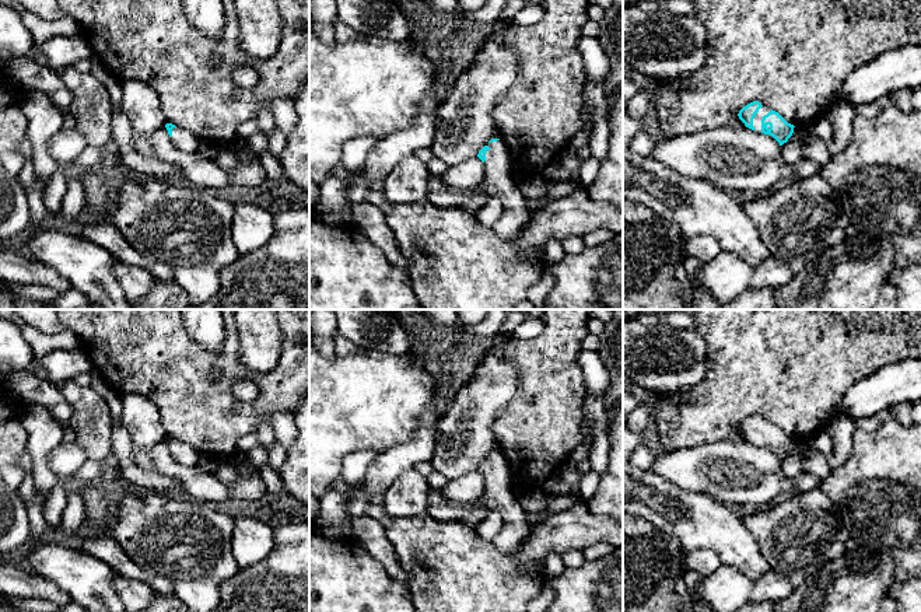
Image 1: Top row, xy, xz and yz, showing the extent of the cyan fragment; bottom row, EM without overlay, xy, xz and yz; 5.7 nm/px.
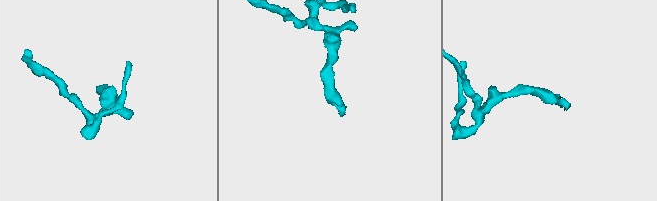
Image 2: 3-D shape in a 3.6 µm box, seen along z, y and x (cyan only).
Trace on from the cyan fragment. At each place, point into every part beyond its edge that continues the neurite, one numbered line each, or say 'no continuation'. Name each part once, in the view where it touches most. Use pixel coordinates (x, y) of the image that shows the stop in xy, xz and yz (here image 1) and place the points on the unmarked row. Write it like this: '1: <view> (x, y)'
1: xz (497, 496)

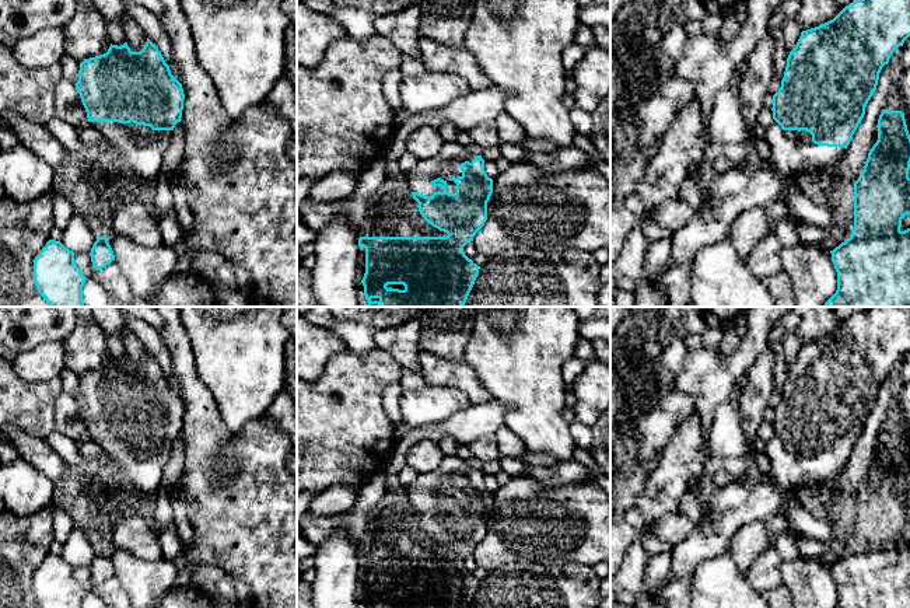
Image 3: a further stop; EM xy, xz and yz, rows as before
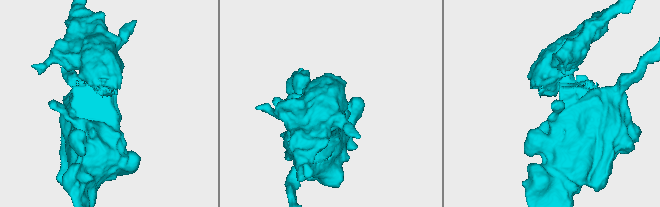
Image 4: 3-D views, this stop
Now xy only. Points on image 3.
1: xy (143, 463)

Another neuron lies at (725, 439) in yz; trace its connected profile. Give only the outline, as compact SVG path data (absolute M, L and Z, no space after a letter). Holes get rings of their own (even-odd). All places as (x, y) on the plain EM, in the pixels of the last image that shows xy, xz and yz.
M727 401L714 409L707 447L713 457L722 460L736 460L745 454L746 437L742 430L739 402Z

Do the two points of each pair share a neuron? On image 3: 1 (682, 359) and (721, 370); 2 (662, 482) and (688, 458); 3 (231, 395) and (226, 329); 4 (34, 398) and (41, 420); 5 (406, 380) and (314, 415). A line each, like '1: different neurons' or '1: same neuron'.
1: same neuron
2: same neuron
3: same neuron
4: same neuron
5: different neurons

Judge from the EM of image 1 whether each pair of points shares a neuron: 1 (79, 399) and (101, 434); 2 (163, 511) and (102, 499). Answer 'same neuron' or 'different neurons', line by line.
1: same neuron
2: different neurons

